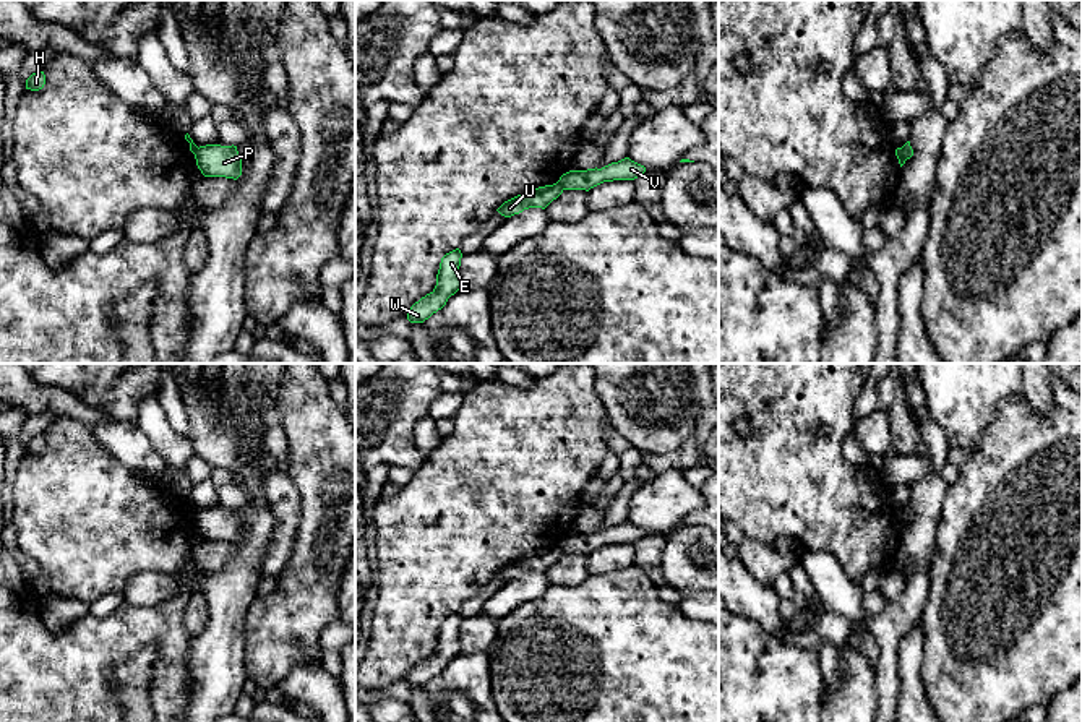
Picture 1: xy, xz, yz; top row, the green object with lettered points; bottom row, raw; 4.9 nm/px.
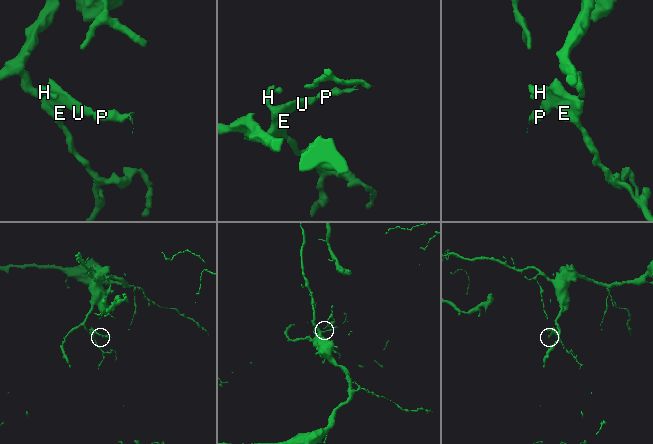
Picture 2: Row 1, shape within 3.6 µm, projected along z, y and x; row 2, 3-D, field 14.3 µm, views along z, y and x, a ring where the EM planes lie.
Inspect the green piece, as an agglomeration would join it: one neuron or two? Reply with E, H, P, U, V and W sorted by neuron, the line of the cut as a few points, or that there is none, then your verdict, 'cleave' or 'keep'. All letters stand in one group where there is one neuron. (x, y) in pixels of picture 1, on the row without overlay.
E H U W / P V | xz (557, 545), (563, 552) | cleave

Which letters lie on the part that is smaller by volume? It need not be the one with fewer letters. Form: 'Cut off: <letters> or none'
Cut off: P, V

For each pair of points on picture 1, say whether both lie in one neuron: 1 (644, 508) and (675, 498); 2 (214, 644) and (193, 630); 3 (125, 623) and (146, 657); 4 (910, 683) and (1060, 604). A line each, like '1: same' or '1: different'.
1: same
2: different
3: different
4: different

